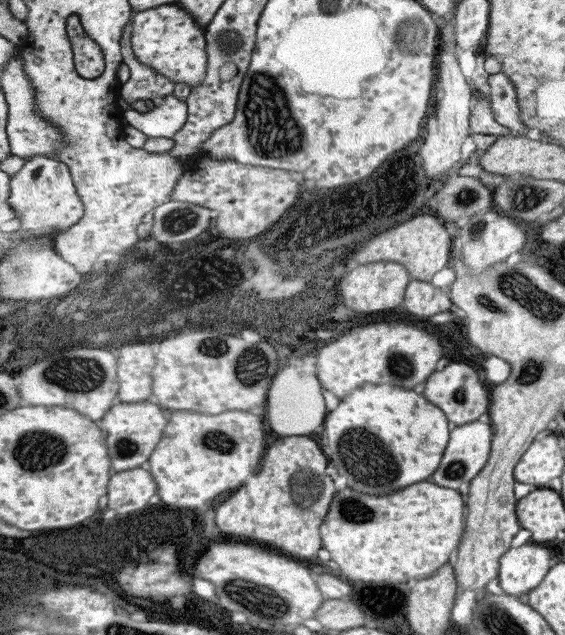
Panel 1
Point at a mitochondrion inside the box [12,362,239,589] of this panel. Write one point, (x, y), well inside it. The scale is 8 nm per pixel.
(127, 447)

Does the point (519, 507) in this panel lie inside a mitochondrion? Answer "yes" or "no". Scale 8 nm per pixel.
no

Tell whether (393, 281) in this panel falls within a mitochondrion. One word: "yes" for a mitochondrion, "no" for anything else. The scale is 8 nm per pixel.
no

